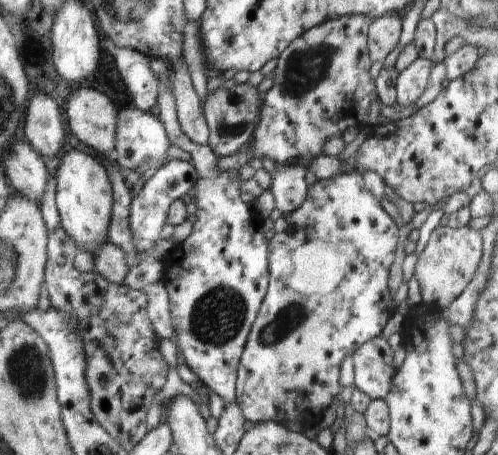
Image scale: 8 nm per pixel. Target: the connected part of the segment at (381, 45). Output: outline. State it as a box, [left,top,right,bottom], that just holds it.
[367,13,402,62]

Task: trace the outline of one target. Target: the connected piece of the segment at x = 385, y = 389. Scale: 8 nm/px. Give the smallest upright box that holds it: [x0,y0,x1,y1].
[353,336,394,399]

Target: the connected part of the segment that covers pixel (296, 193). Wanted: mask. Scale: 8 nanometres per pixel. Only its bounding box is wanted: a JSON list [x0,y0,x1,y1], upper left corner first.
[271,165,308,216]

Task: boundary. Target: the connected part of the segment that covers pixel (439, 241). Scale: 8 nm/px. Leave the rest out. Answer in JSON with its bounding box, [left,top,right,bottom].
[414,225,482,309]

